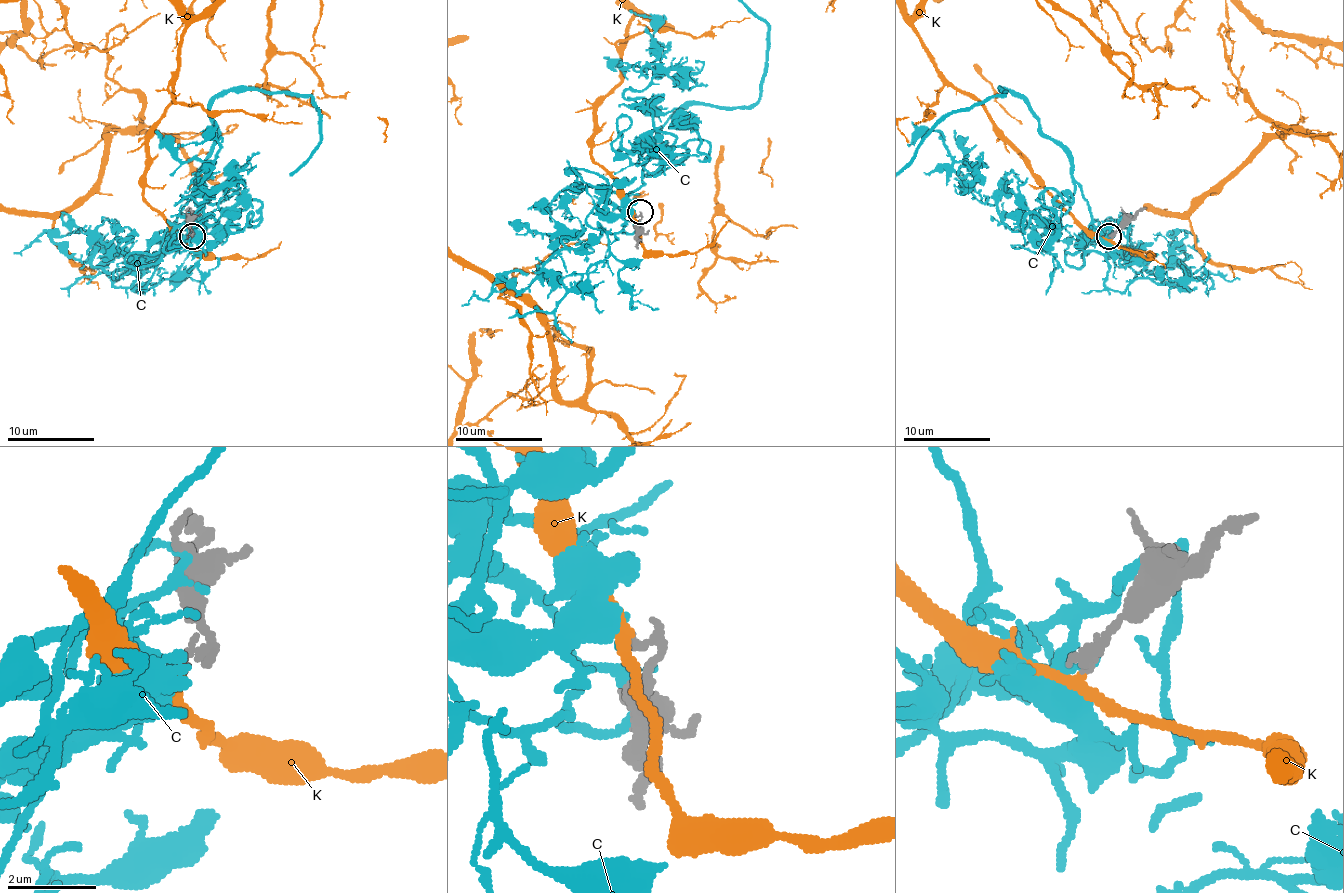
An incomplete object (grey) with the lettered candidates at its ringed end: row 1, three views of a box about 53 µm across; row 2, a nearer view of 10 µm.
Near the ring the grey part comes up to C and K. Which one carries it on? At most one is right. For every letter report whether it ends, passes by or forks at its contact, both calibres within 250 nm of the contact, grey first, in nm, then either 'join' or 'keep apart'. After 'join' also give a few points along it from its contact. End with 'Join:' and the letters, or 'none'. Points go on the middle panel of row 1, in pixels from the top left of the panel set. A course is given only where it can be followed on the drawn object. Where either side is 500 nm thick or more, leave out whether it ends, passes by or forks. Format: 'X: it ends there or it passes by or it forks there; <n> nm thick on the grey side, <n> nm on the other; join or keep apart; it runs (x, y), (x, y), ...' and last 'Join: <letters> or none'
C: it passes by; 220 nm thick on the grey side, 180 nm on the other; keep apart
K: it passes by; 220 nm thick on the grey side, 240 nm on the other; keep apart
Join: none

